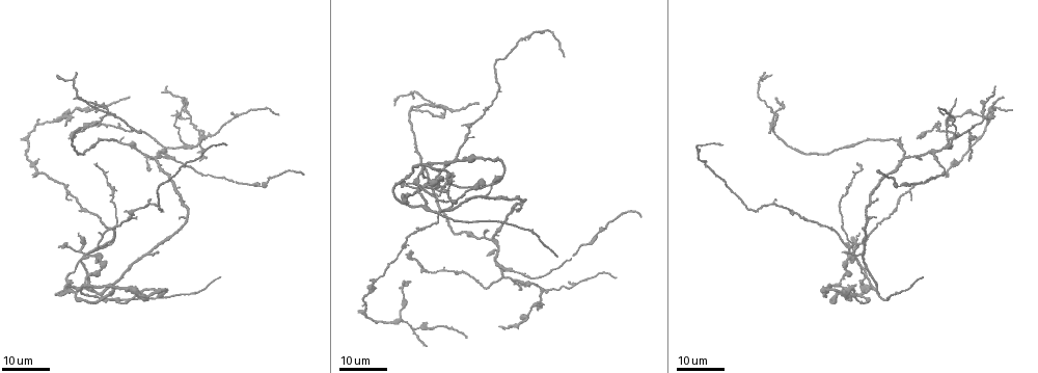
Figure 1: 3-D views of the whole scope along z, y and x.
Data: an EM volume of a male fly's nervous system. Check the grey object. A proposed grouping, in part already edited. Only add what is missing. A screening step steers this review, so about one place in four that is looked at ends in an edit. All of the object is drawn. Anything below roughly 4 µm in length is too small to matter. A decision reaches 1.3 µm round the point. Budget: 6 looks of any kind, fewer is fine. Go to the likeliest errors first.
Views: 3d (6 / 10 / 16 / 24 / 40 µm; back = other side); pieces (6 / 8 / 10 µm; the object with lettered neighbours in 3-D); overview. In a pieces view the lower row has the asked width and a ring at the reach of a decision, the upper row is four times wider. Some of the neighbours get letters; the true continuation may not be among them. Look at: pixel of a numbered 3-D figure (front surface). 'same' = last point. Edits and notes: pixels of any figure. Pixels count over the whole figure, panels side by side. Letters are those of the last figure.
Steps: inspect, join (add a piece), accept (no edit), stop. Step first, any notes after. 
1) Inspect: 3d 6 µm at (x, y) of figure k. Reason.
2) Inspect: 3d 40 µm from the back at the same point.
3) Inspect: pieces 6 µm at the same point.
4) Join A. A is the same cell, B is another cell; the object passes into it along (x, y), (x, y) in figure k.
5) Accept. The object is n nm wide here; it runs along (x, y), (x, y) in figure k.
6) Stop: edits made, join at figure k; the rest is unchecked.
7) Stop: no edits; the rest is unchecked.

Inspect: 3d 16 µm at (723, 144) of figure 1. Free end.

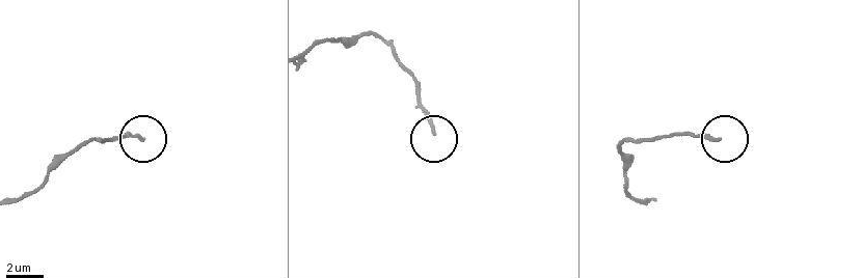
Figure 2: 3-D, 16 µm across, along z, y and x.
Inspect: 3d 6 µm at (716, 141) of figure 2.

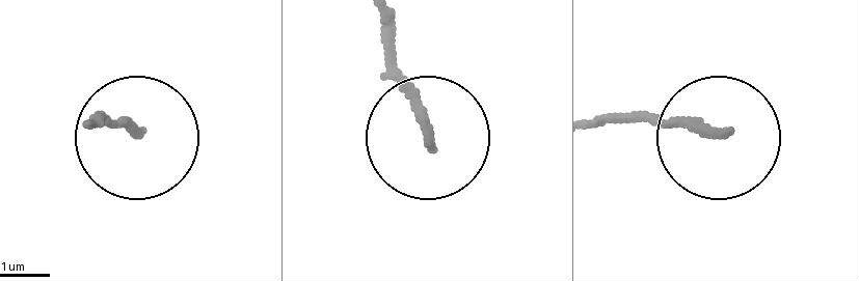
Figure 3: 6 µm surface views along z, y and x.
Inspect: pieces 10 µm at (429, 145) of figure 3.

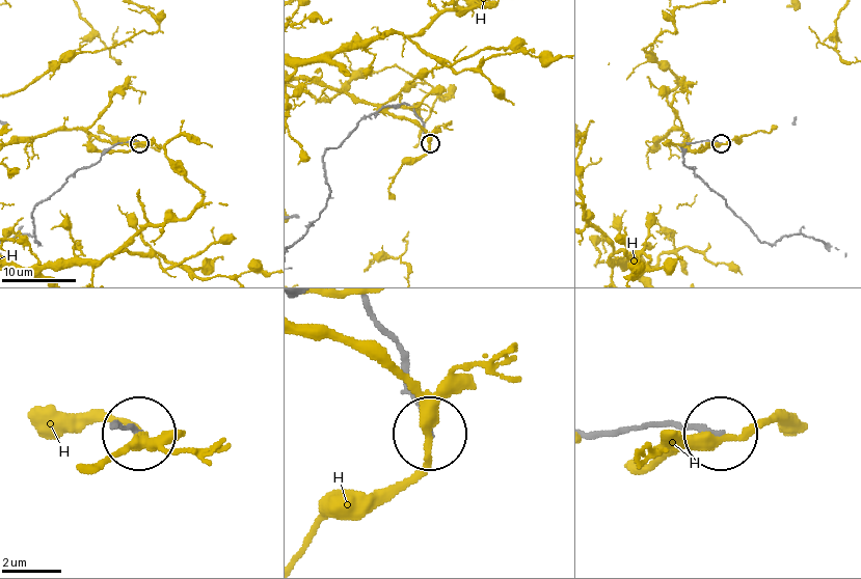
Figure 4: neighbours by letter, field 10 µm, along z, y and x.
Accept. The object is 170 nm wide here; H is another cell; it runs along (592, 434), (696, 425), (716, 434) in figure 4; none of them fits.

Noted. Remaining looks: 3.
Inspect: 3d 16 µm at (476, 104) of figure 1. An open end.

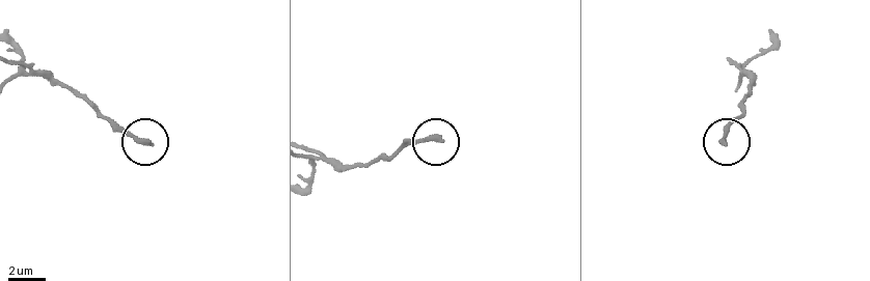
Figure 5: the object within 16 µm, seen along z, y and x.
Inspect: pieces 6 µm at (442, 140) of figure 5.

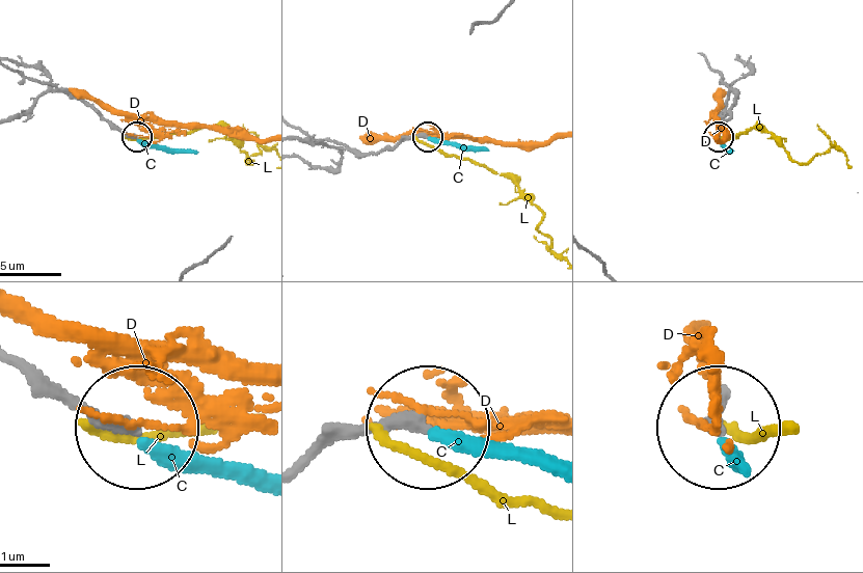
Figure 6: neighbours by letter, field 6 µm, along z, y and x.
Accept. C, D and L are other cells; it runs along (19, 360), (138, 427) in figure 6; none of them fits.

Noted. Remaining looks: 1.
Stop: no edits; the rest is unchecked.

